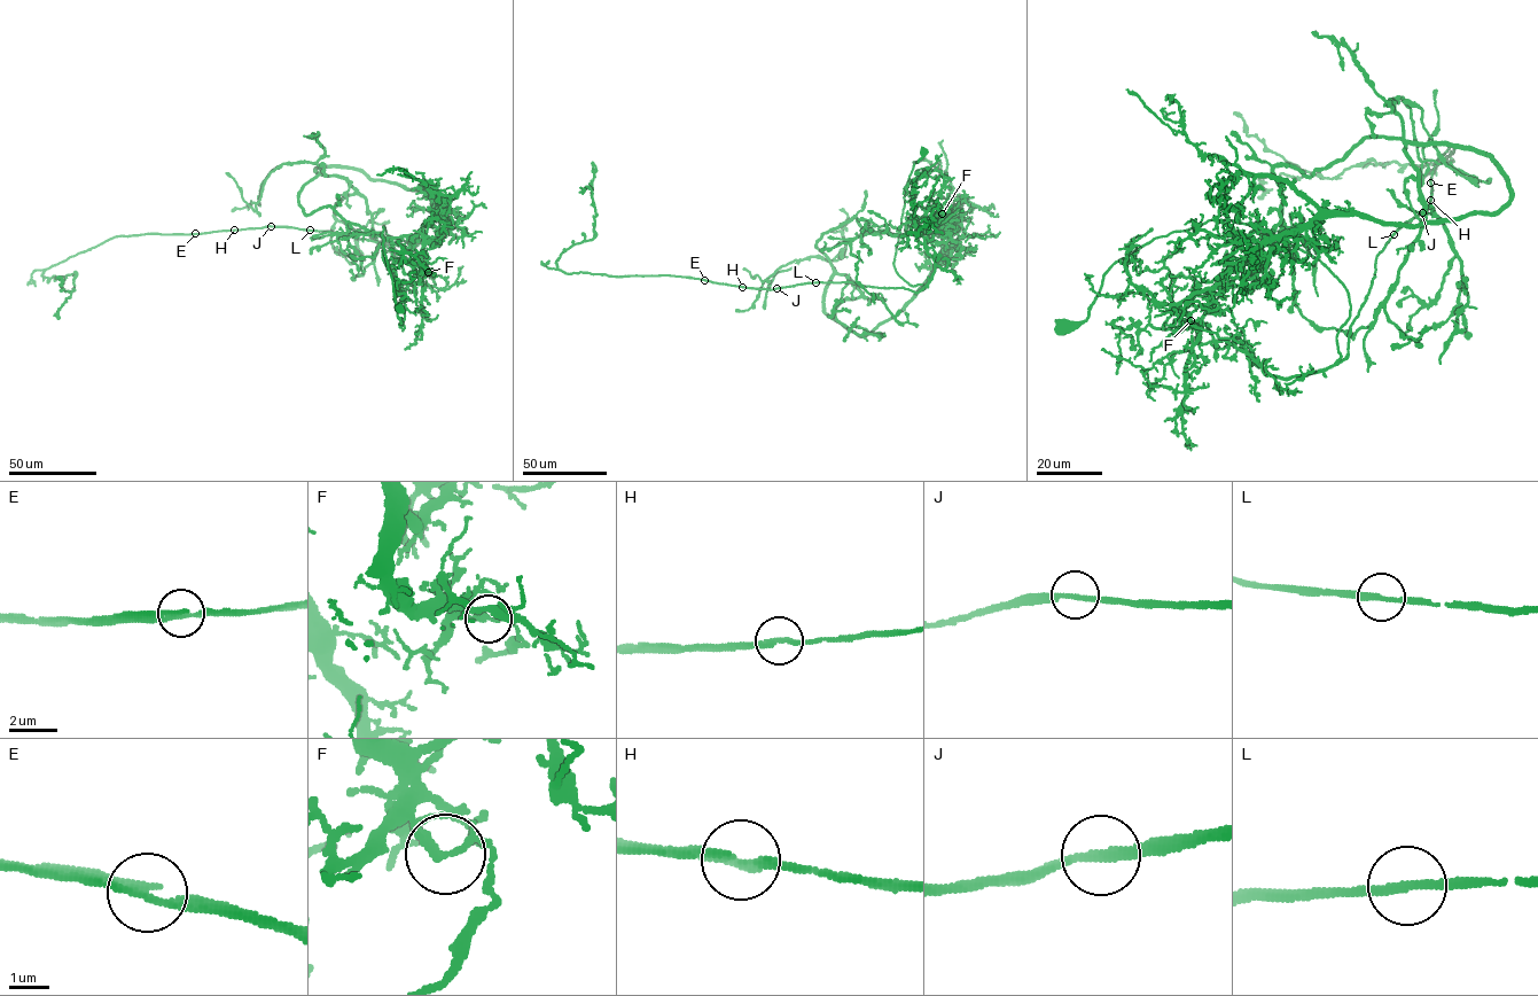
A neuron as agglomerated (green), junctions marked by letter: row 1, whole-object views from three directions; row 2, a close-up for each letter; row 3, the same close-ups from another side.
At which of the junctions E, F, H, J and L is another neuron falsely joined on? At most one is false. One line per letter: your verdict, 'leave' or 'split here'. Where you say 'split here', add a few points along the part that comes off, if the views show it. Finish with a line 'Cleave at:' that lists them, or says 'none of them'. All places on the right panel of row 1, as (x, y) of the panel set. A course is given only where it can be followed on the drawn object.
E: leave
F: split here; course (1191, 320), (1270, 375), (1339, 363), (1376, 256), (1426, 211), (1452, 145), (1453, 160), (1324, 178), (1233, 113)
H: leave
J: leave
L: leave
Cleave at: F

